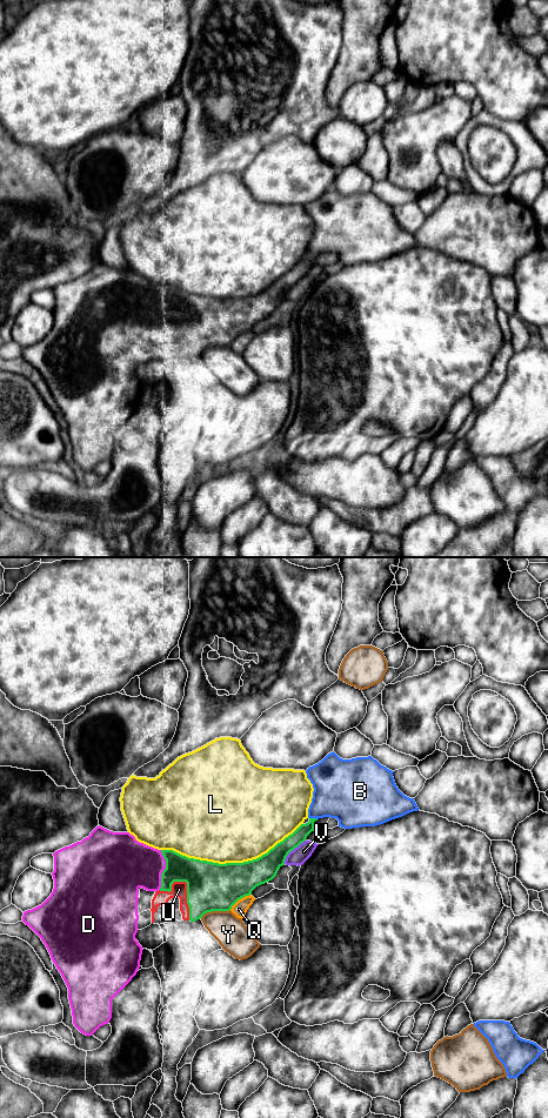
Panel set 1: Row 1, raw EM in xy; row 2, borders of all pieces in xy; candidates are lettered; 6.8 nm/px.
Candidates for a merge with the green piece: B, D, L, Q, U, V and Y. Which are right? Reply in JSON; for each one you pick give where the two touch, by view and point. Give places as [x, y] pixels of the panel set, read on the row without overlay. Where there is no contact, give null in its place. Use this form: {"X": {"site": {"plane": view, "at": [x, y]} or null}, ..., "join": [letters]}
{"D": {"site": {"plane": "xy", "at": [164, 306]}}, "U": {"site": {"plane": "xy", "at": [187, 321]}}, "join": ["D", "U"]}

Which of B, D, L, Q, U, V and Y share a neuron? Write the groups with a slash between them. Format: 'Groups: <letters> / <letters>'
Groups: B / D U / L / Q / V / Y

